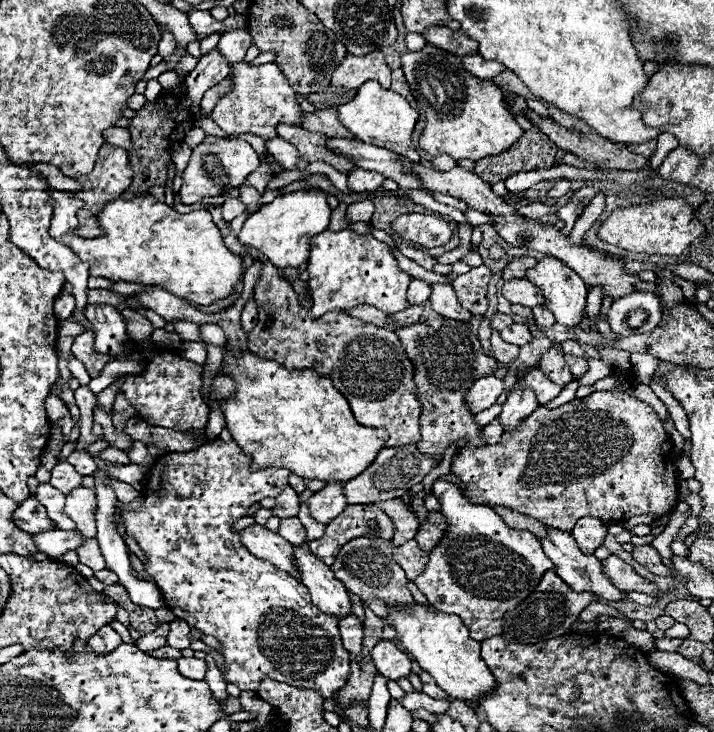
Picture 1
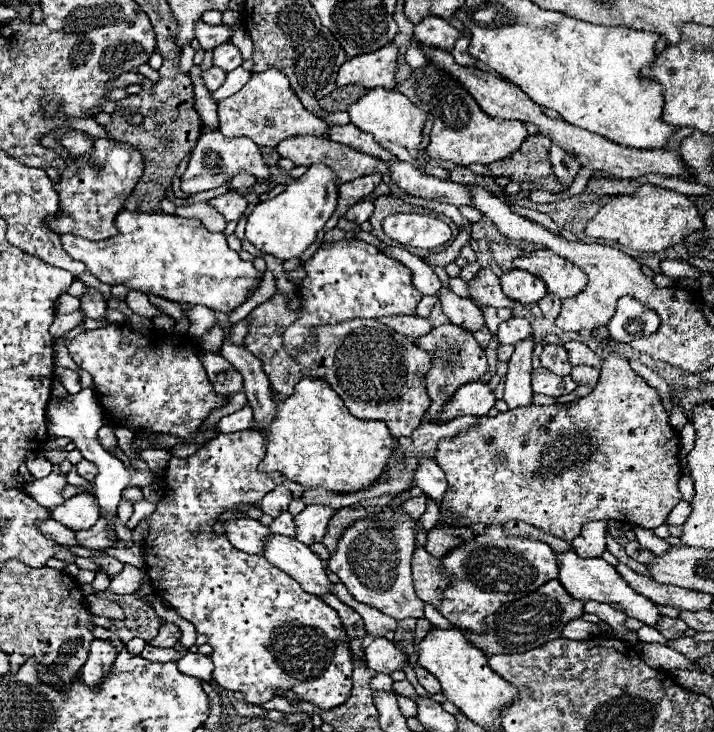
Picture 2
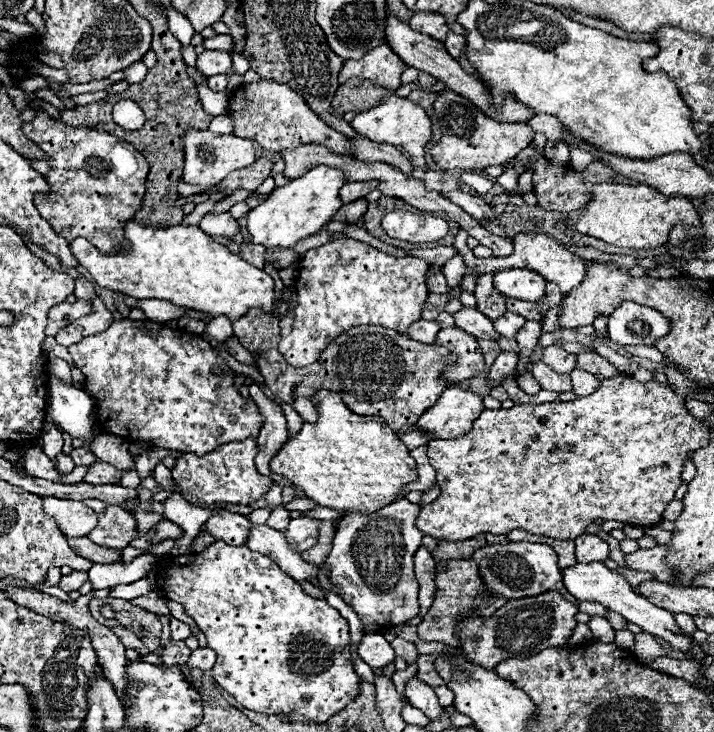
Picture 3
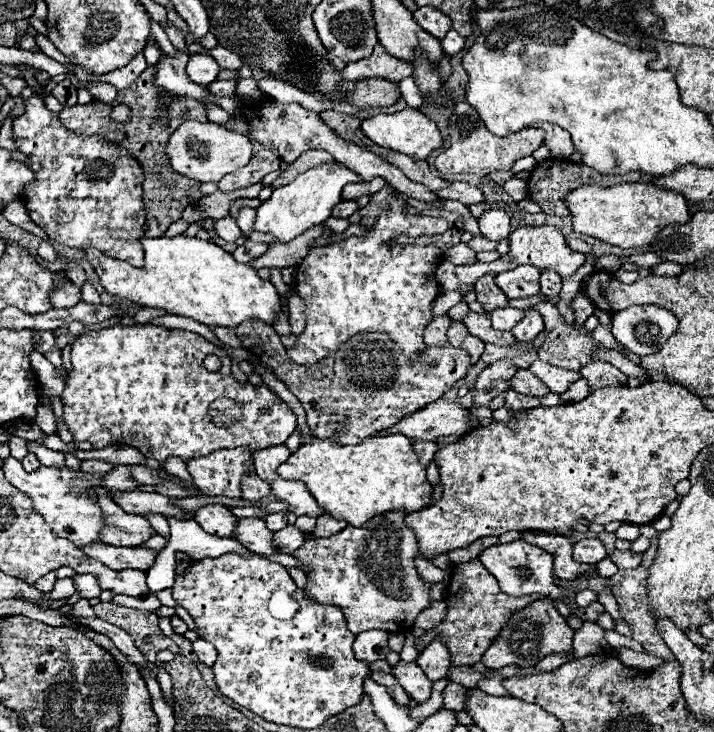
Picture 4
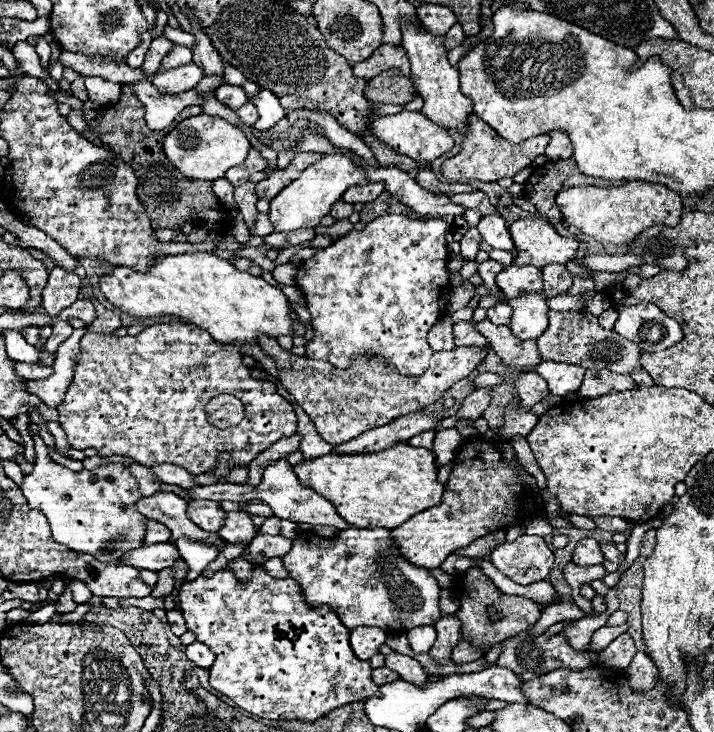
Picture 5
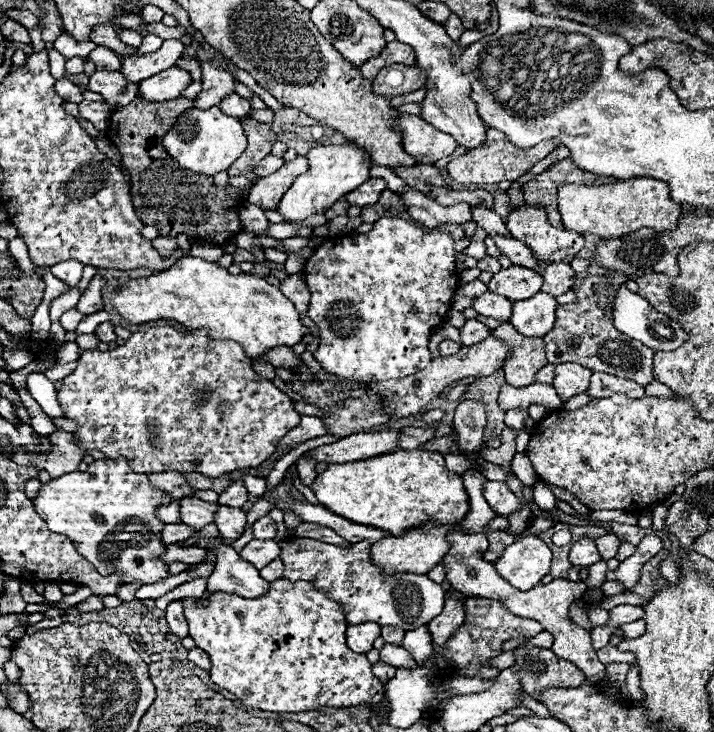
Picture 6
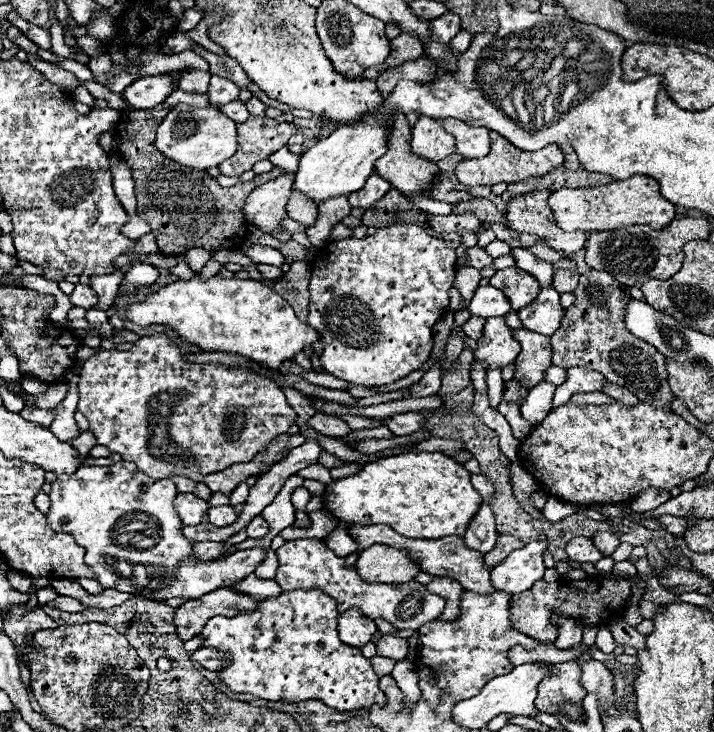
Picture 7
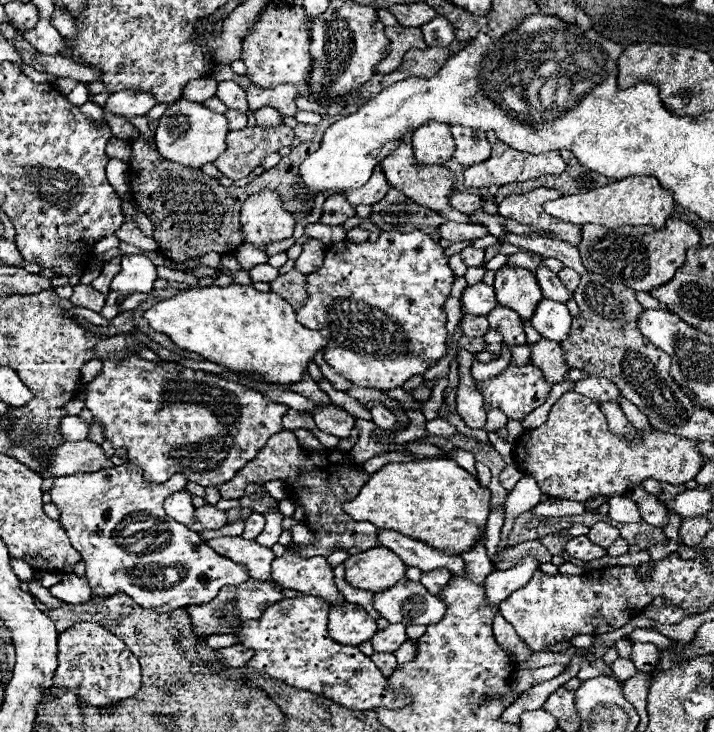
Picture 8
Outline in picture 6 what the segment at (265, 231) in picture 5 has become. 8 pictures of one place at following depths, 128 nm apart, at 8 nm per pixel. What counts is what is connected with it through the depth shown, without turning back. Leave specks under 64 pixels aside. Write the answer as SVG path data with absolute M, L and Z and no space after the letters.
M270 224L268 234L274 238L294 238L298 236L300 226L288 226L288 224Z

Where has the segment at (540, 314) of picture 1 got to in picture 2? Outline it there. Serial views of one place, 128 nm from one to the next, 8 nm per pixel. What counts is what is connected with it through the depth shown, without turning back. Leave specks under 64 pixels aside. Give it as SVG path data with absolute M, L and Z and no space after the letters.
M546 294L540 302L538 302L542 314L550 320L554 320L560 314L560 298L556 298L556 294Z

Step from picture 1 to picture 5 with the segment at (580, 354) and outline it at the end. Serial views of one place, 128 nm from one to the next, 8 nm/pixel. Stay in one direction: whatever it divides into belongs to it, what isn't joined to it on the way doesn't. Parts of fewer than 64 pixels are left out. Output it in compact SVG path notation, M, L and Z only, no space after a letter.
M586 370L586 378L578 390L580 398L596 398L608 392L636 390L636 382L626 374L614 374L608 370Z

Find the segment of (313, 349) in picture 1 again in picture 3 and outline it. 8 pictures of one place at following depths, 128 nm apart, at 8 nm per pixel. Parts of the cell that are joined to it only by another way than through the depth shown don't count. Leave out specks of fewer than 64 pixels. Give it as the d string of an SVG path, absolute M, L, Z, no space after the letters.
M254 308L236 320L232 328L240 344L248 352L254 350L252 356L260 374L264 376L266 386L286 404L290 404L306 422L316 422L316 406L312 404L312 396L316 396L320 390L328 390L340 394L342 402L354 414L380 416L394 432L406 432L450 386L442 380L442 372L456 362L456 354L444 346L422 344L398 334L396 330L372 324L354 326L352 330L340 334L340 338L330 342L318 362L306 368L292 368L278 352L278 322L280 320L272 312L266 314Z

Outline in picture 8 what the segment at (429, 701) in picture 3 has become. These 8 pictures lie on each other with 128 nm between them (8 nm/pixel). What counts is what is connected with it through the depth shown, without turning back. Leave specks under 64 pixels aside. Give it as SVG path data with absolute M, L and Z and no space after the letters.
M390 624L384 630L378 630L370 640L374 650L388 650L388 652L398 650L404 642L406 642L406 632L402 624Z

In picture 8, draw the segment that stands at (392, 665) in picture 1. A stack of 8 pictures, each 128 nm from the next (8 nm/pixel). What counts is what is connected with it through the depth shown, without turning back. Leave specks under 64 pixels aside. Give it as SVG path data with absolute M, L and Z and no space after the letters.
M344 602L344 606L332 606L328 630L334 642L358 646L370 640L378 628L362 606Z

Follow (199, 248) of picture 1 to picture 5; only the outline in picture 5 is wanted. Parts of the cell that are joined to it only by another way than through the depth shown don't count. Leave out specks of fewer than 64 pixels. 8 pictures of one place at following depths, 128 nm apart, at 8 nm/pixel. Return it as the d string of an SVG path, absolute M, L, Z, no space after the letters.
M208 252L162 256L148 274L132 272L126 266L116 266L114 272L100 278L100 290L112 302L112 306L116 306L124 314L130 314L132 318L154 318L154 316L186 318L194 326L208 330L210 336L222 344L256 344L256 338L260 338L260 334L268 334L270 338L294 334L292 328L294 312L290 308L288 298L278 288L270 286L262 276L240 272L232 266L232 262L212 256Z

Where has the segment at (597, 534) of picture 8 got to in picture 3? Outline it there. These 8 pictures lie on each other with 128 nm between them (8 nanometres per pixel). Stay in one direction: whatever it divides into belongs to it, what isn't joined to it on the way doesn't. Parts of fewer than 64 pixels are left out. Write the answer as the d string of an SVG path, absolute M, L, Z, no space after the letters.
M664 544L648 548L648 550L640 548L640 550L632 552L632 554L624 554L624 564L630 570L648 570L660 582L672 582L674 574L672 574L672 570L664 562L666 554L668 554L668 548Z

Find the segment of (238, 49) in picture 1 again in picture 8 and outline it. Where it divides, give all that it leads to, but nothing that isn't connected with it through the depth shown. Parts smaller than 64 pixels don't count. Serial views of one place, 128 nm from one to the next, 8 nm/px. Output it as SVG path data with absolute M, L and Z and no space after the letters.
M120 90L120 92L110 94L104 108L114 116L130 120L134 116L144 116L154 104L156 102L152 94L136 92L136 90Z

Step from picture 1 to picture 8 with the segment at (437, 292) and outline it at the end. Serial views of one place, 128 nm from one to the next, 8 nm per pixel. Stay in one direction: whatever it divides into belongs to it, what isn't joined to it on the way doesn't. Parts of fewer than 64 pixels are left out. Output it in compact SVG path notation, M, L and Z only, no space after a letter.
M542 338L540 342L530 346L532 350L532 364L540 366L544 370L544 376L550 384L560 384L566 380L568 374L568 364L564 358L564 350L556 342L548 342Z

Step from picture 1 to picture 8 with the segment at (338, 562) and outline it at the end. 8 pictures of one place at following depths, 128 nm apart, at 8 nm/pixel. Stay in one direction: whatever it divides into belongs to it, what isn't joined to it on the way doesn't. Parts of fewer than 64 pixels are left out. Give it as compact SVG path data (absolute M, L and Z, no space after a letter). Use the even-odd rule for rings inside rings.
M286 550L272 562L272 580L282 588L292 588L302 594L320 594L328 604L342 604L344 596L334 586L334 572L324 556L302 558ZM402 578L384 592L374 594L374 608L390 624L436 624L444 616L444 604L432 596L420 582Z

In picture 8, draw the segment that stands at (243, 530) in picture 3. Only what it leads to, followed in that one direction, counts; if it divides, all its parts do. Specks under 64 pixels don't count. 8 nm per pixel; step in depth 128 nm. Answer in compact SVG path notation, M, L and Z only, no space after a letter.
M176 492L164 500L164 510L170 518L174 518L180 524L192 526L196 522L194 518L194 506L188 492Z

